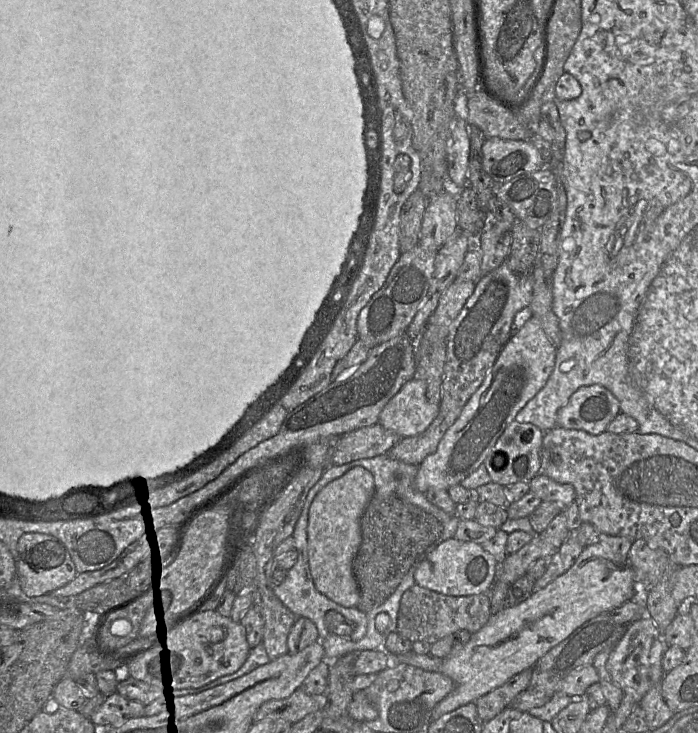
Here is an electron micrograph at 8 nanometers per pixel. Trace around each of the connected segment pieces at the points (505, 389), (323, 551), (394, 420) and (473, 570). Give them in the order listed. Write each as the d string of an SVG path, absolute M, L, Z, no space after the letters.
M535 316L512 334L480 387L444 434L436 451L419 465L415 479L417 490L422 493L432 488L448 490L476 471L518 412L544 387L553 372L556 352L557 348Z
M356 466L328 483L316 495L309 511L308 555L315 586L329 599L347 608L355 608L360 602L353 562L362 543L361 519L375 492L372 473Z
M413 378L385 405L379 423L399 437L413 437L423 433L439 413L439 404L431 403L426 396L427 385L422 378Z
M453 537L441 543L420 563L415 573L415 582L444 595L469 596L489 593L496 580L498 565L495 557L484 550L482 545Z

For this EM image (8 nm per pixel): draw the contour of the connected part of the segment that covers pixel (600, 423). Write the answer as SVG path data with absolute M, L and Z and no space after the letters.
M600 384L582 386L557 413L557 426L598 435L621 412L618 399Z

